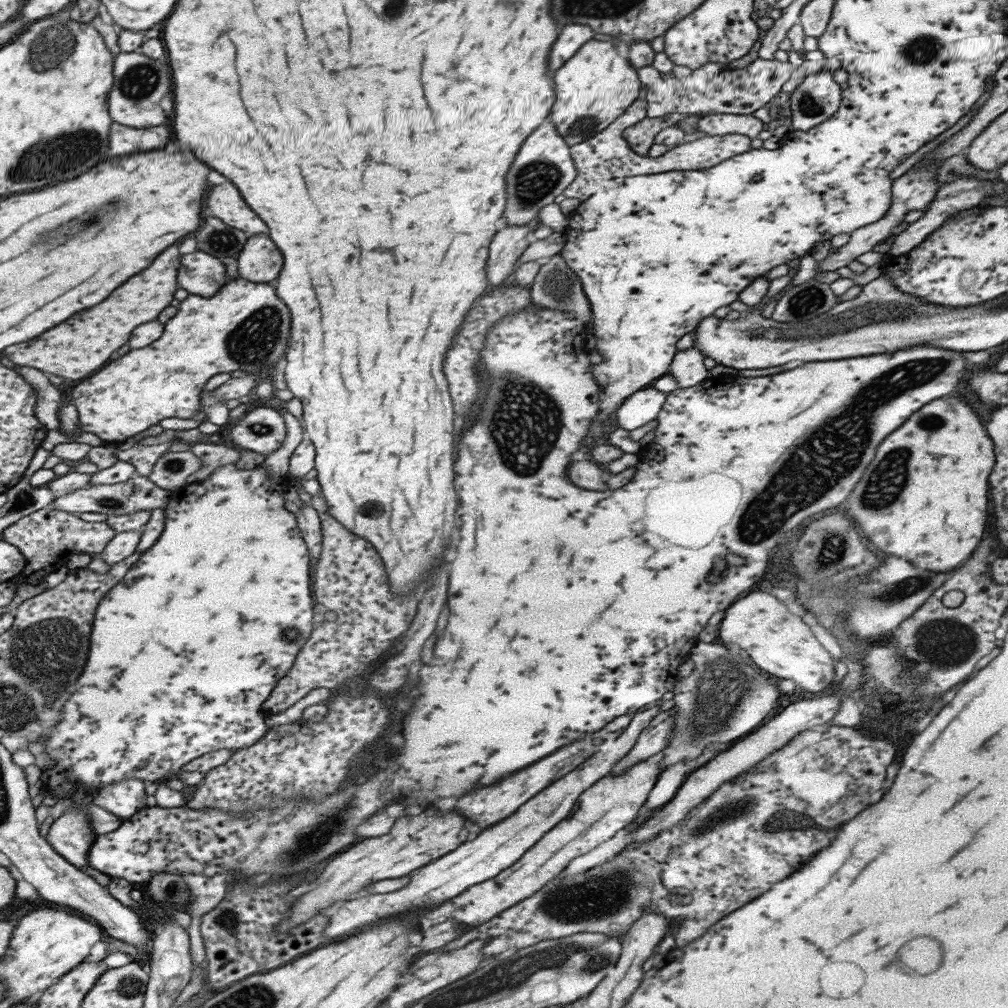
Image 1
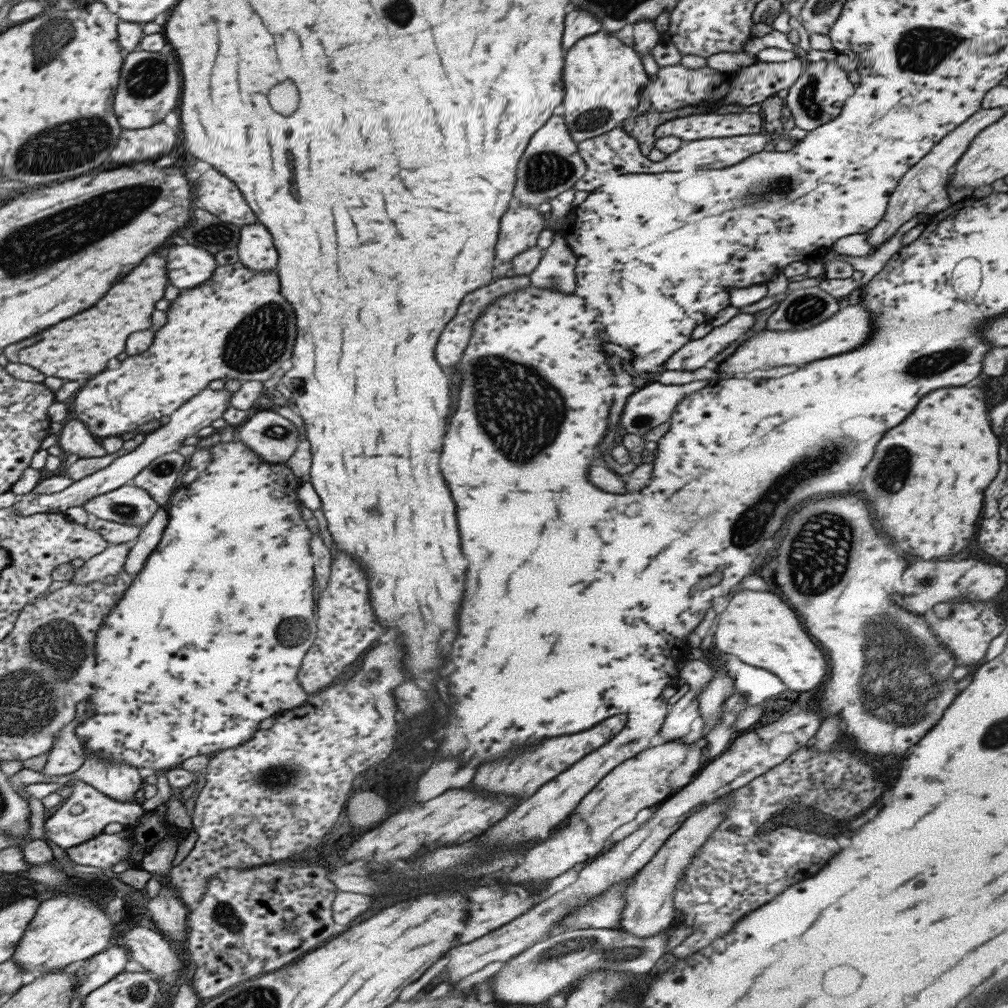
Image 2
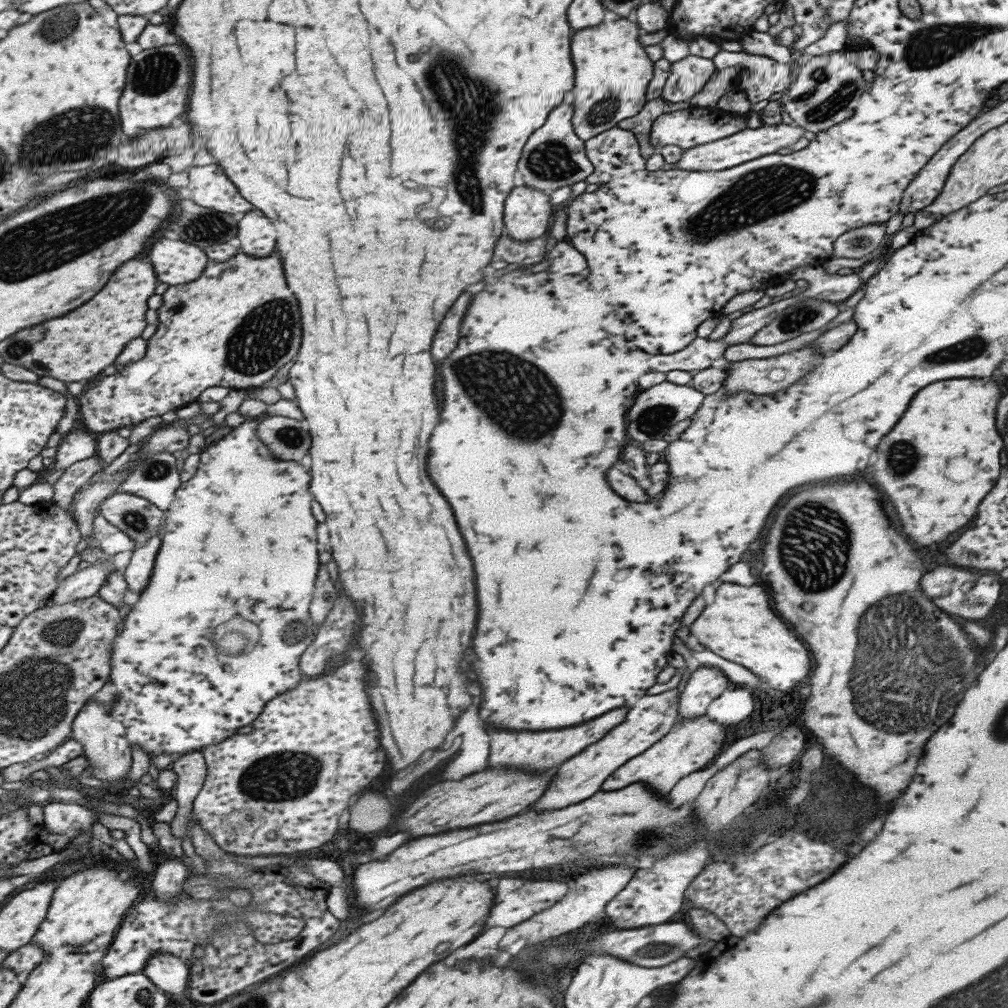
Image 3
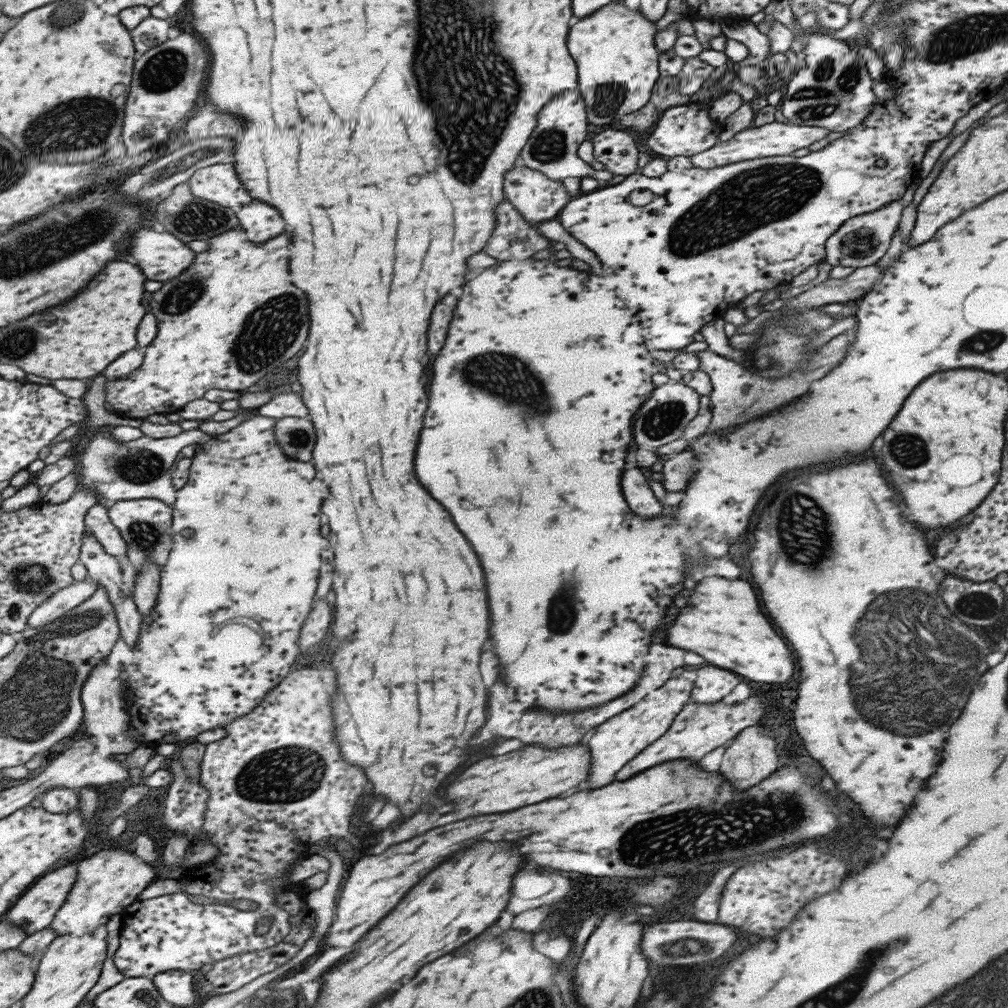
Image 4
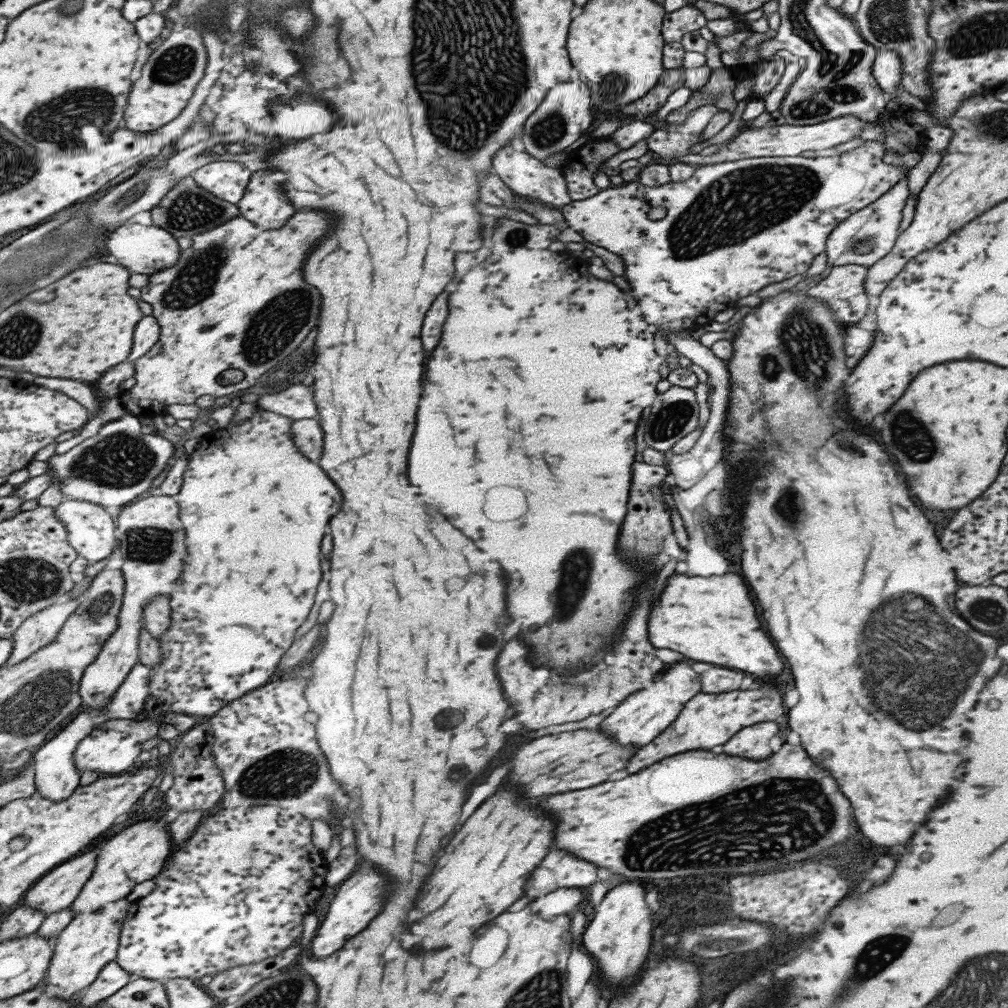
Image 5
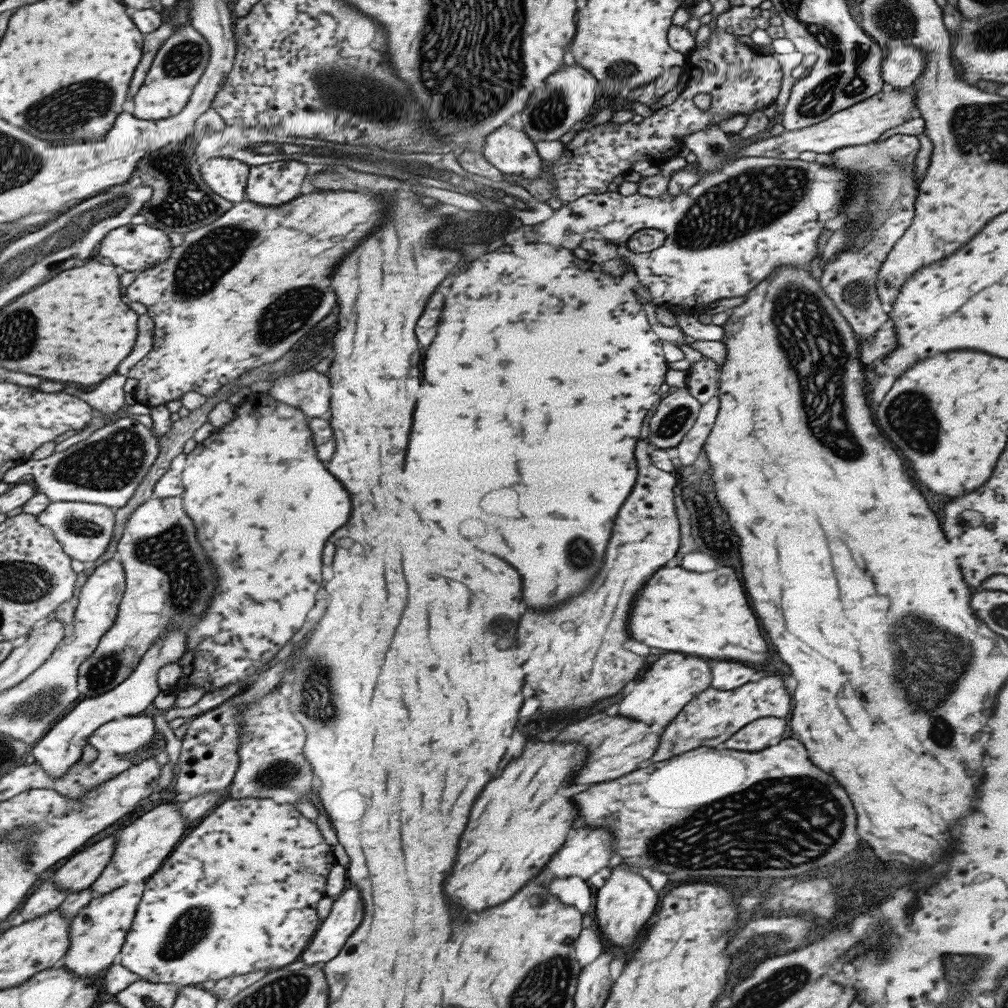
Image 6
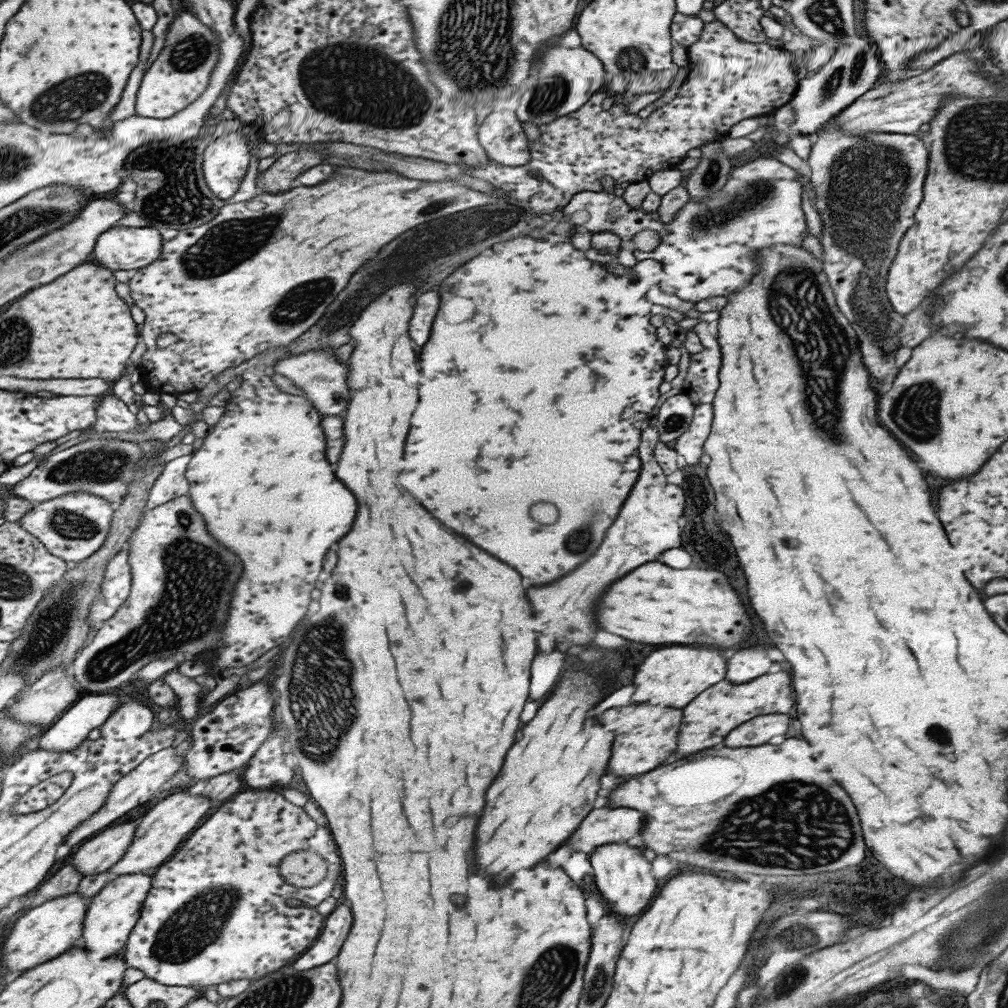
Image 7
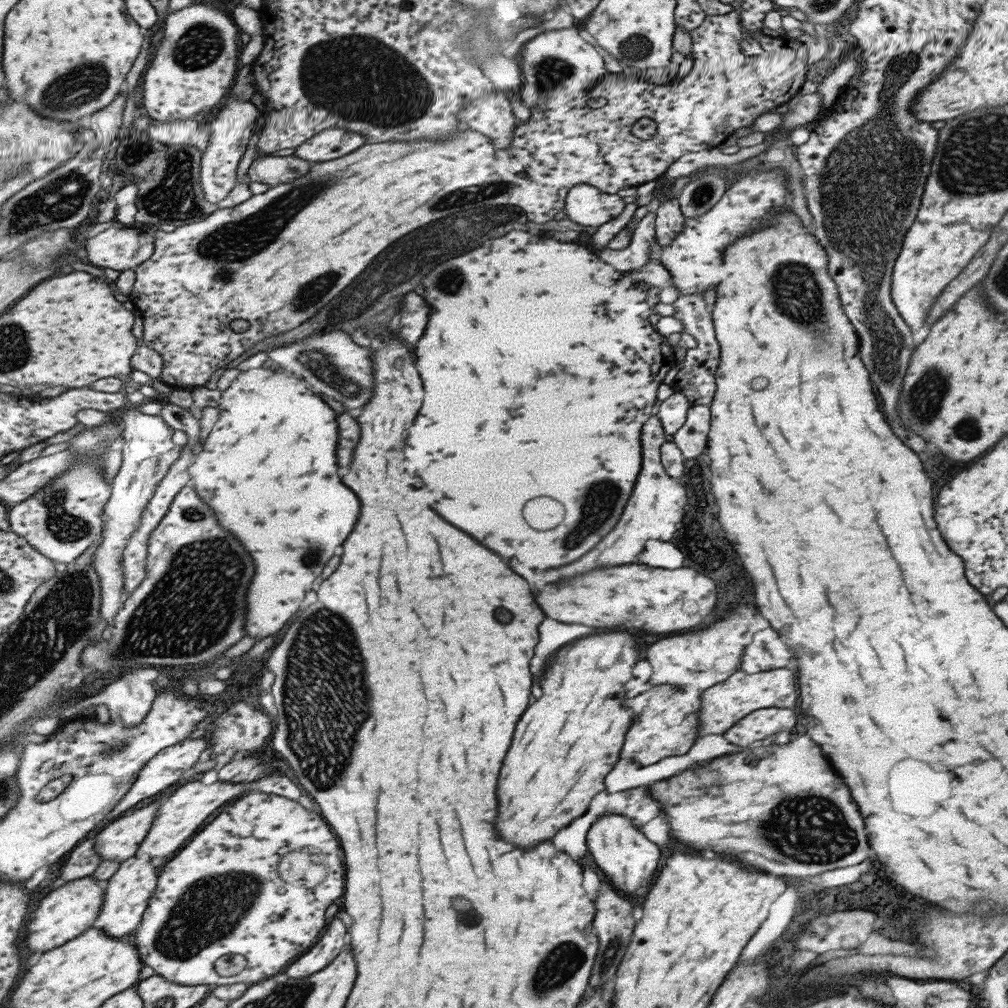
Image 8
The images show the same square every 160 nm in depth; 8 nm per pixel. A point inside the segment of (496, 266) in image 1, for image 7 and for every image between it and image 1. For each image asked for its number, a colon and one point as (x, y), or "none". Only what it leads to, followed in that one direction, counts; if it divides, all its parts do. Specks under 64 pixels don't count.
2: (519, 225)
3: (526, 210)
4: (537, 198)
5: (526, 176)
6: (511, 152)
7: (500, 135)

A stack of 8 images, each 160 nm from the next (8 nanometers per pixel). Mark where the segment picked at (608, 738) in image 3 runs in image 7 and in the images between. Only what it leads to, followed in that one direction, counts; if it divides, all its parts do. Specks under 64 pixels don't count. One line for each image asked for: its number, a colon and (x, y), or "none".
4: (618, 739)
5: (642, 715)
6: (669, 683)
7: (672, 676)

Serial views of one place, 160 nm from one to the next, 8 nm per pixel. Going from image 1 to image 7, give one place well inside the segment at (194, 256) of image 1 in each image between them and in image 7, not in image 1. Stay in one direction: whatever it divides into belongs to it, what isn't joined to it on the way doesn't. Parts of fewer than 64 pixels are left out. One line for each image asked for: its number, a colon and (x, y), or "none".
2: (187, 266)
3: (174, 262)
4: (160, 255)
5: (143, 249)
6: (132, 247)
7: (120, 248)

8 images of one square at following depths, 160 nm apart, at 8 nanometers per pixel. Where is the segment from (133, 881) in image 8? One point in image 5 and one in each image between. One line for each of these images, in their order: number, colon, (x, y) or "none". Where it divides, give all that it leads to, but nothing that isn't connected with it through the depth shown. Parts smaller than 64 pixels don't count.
5: (83, 948)
6: (97, 932)
7: (112, 912)

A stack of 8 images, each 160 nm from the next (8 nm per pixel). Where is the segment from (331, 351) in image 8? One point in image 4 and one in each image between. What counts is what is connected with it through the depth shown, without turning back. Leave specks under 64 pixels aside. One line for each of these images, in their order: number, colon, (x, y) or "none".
4: (289, 404)
5: (296, 402)
6: (309, 391)
7: (321, 377)

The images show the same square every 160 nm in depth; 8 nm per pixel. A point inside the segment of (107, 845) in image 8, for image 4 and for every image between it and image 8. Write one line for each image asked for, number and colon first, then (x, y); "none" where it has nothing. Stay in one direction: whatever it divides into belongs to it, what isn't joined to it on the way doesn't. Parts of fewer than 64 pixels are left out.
4: (36, 910)
5: (60, 888)
6: (81, 872)
7: (98, 854)

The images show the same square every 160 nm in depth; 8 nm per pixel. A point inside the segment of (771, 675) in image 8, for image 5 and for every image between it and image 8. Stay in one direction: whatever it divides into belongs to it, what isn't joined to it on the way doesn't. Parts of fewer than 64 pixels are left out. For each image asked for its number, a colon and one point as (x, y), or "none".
5: (705, 720)
6: (710, 717)
7: (704, 723)

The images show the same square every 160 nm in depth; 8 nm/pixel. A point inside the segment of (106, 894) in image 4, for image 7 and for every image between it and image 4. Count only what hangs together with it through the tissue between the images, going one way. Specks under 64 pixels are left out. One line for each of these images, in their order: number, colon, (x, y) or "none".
5: (139, 852)
6: (141, 847)
7: (159, 833)

